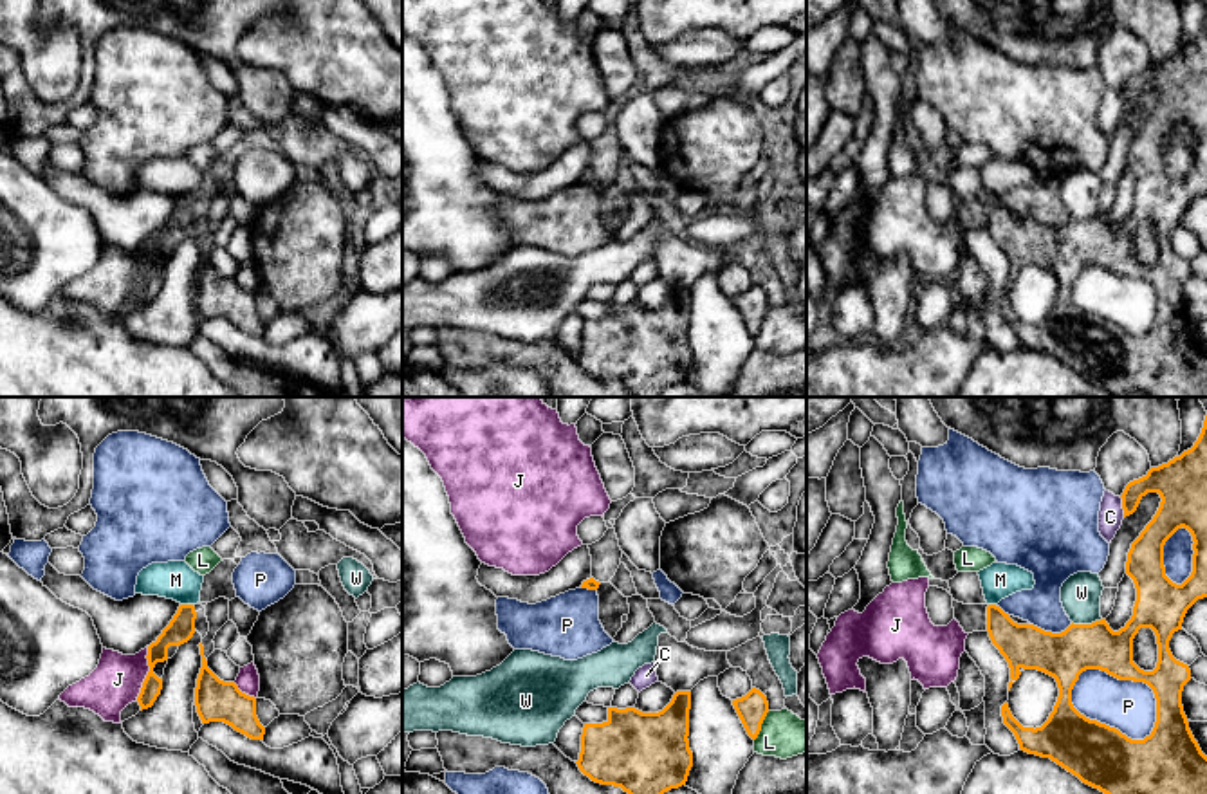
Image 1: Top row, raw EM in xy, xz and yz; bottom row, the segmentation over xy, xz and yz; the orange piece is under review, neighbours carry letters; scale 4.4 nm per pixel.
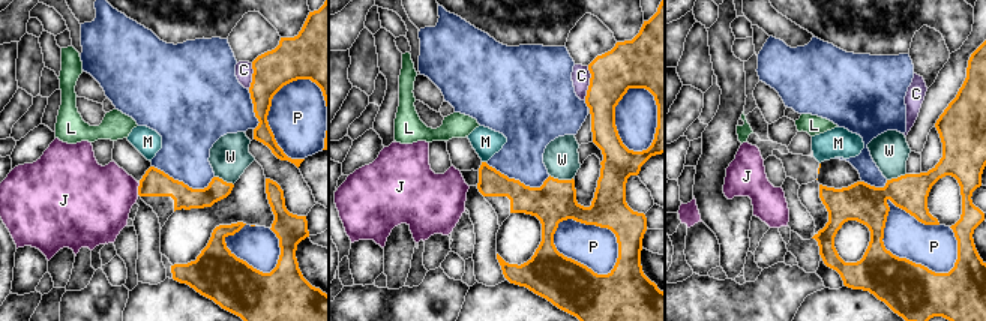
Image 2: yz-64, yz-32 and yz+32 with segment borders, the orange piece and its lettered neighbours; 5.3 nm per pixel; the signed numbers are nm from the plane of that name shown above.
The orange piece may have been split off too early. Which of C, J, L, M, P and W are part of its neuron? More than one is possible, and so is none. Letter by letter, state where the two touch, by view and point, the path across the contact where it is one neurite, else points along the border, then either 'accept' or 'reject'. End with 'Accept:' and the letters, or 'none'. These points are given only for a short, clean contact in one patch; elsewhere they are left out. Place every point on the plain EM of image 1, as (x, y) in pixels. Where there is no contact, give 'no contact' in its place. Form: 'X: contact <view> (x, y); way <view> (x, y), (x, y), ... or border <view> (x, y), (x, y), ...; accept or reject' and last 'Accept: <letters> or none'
C: contact yz (1123, 103); reject
J: contact xy (148, 269); reject
L: contact xz (760, 322); reject
M: contact xy (186, 201); border xy (181, 199), (192, 201); reject
P: contact yz (1108, 322); reject
W: contact yz (1087, 221); reject
Accept: none

